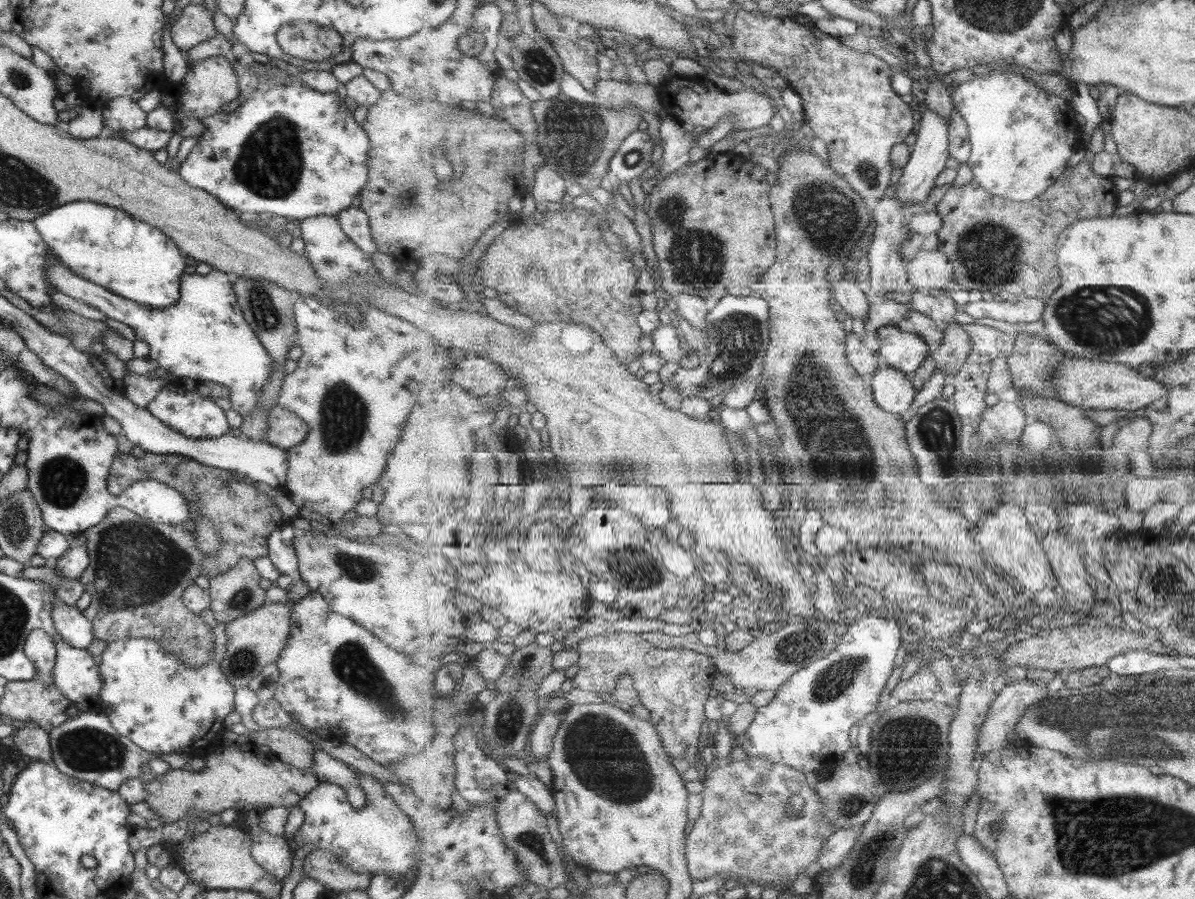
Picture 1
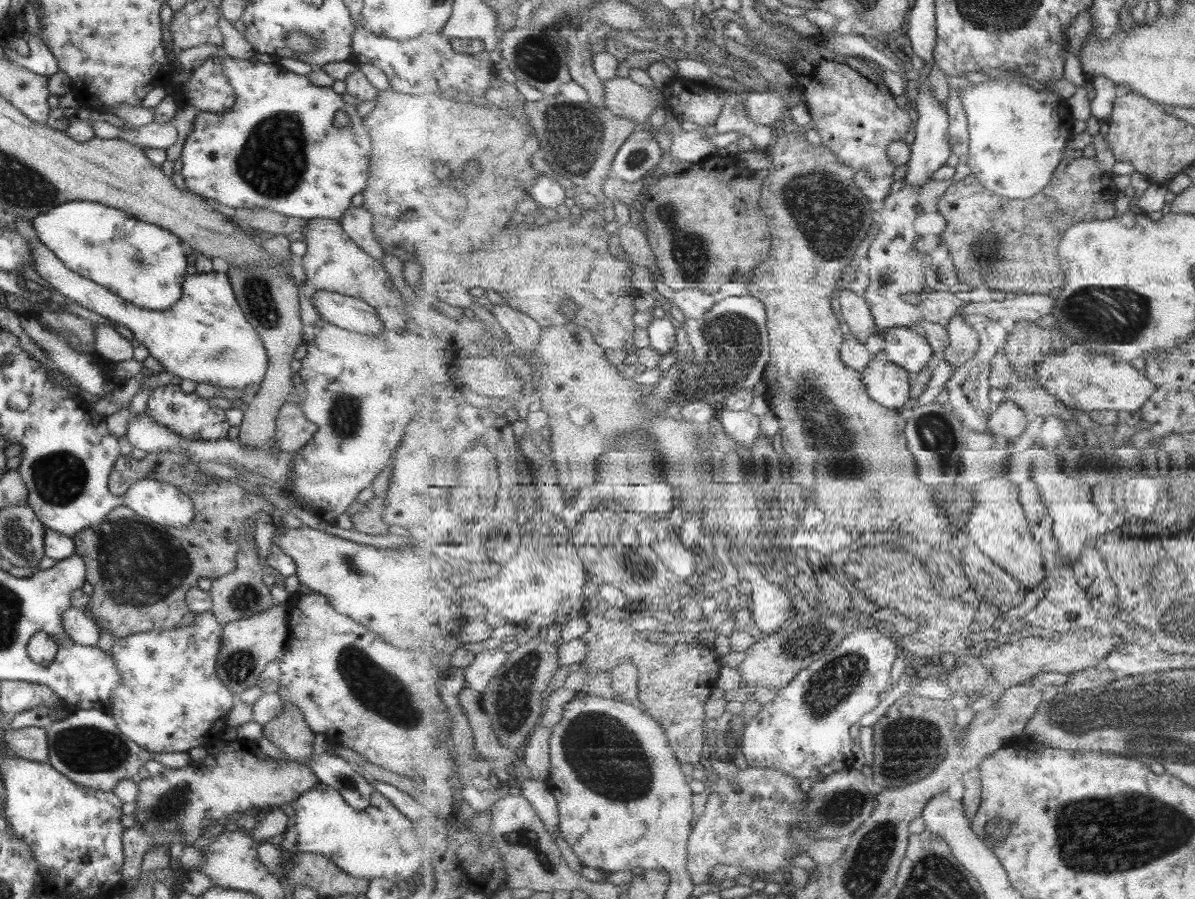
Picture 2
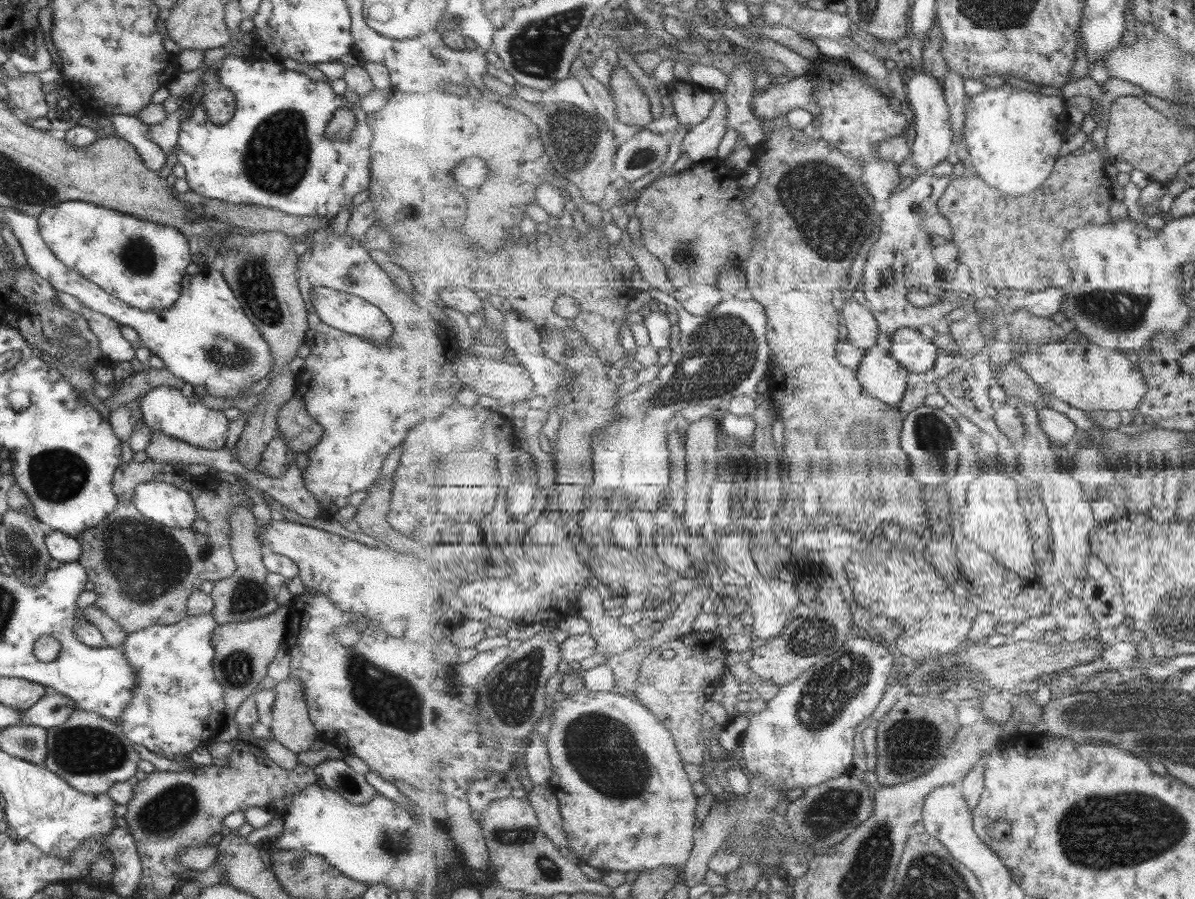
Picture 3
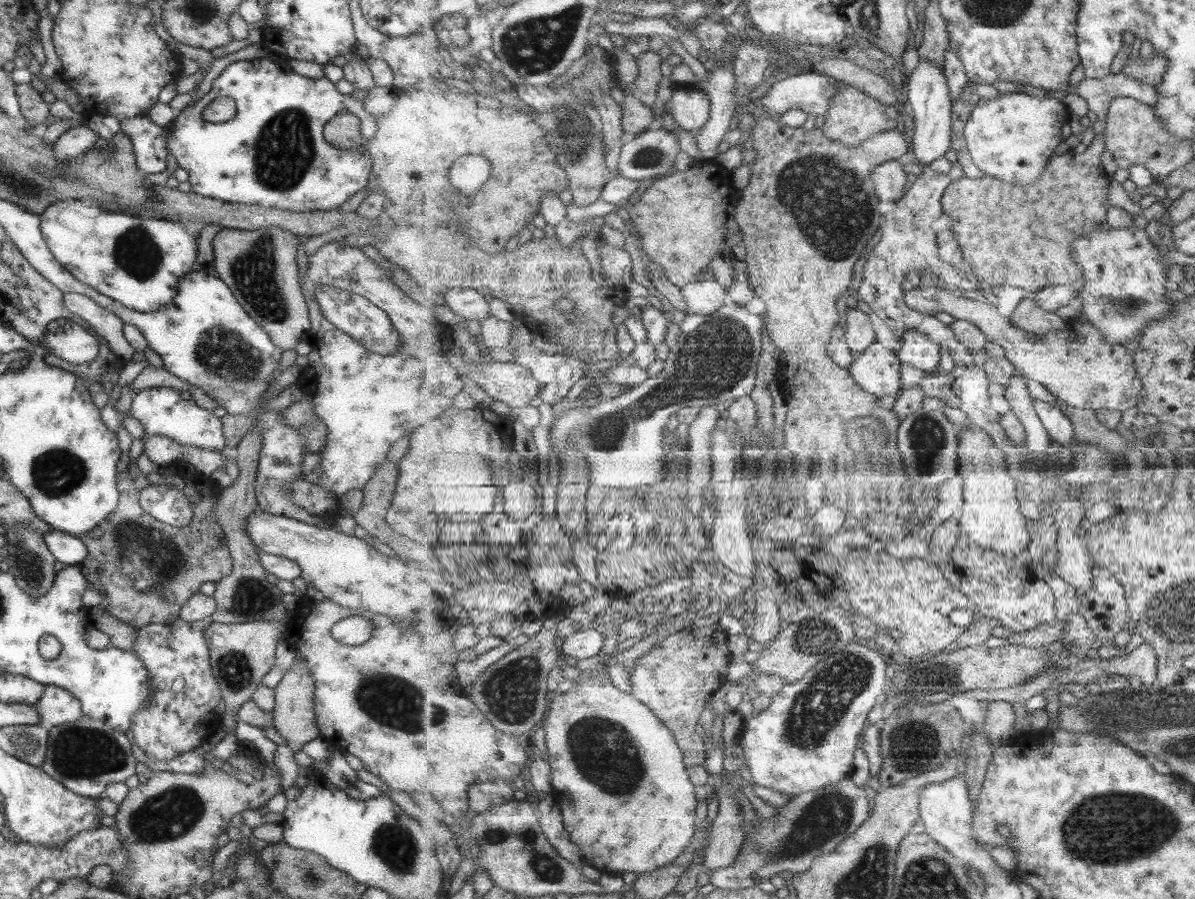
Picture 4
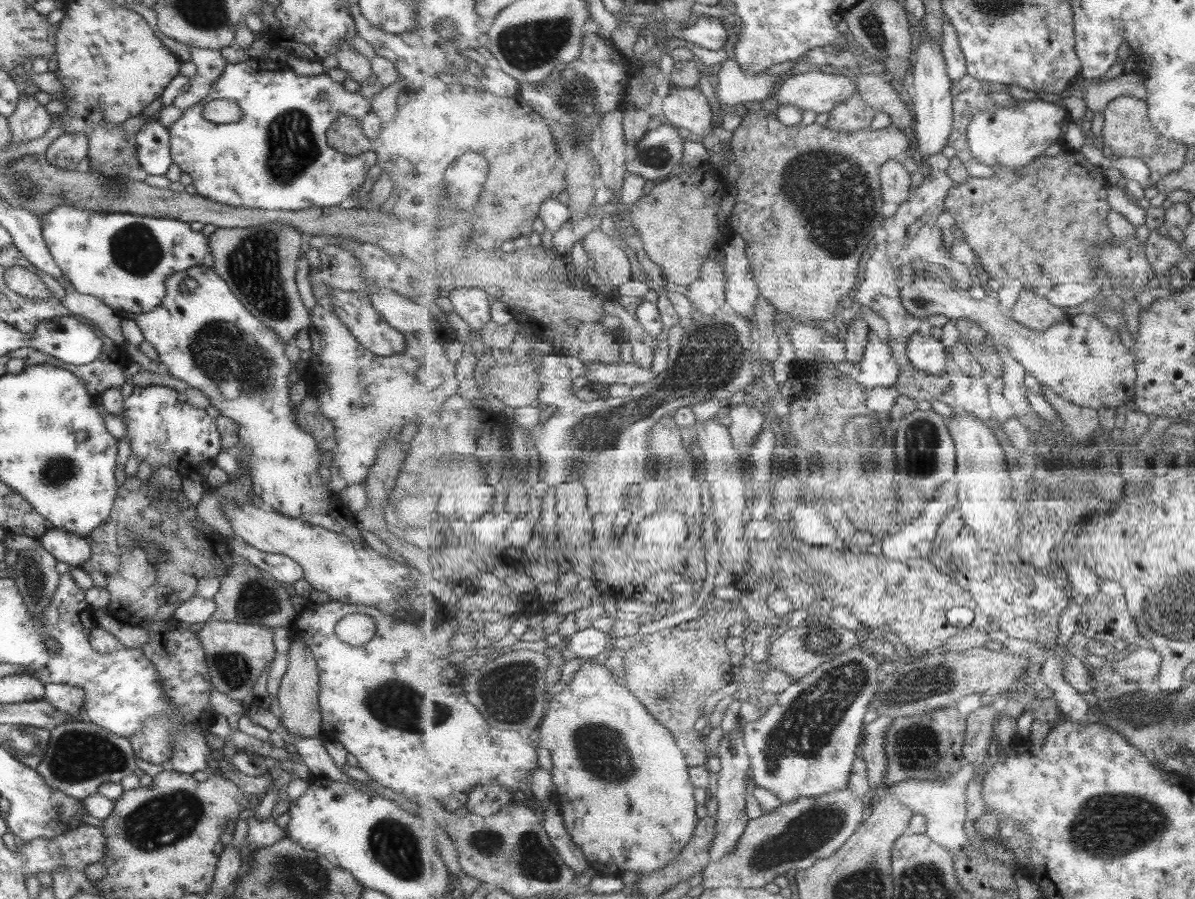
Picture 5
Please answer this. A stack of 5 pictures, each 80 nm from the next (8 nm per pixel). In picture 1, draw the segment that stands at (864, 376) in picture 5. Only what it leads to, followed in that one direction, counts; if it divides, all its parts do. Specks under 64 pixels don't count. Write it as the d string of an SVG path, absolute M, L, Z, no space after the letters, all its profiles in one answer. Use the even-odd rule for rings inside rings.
M889 366L881 367L869 378L869 383L874 390L874 396L878 405L886 411L906 416L911 408L917 390L911 384L910 376L903 371Z

